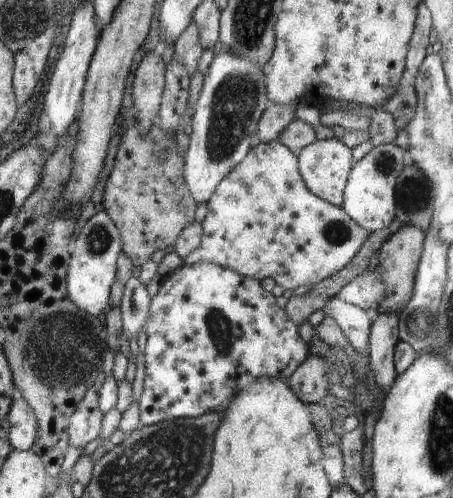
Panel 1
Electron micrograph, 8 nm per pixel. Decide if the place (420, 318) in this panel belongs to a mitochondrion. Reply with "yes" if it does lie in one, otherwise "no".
yes

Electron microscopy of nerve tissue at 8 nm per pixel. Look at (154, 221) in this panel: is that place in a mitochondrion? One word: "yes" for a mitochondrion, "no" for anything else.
no

